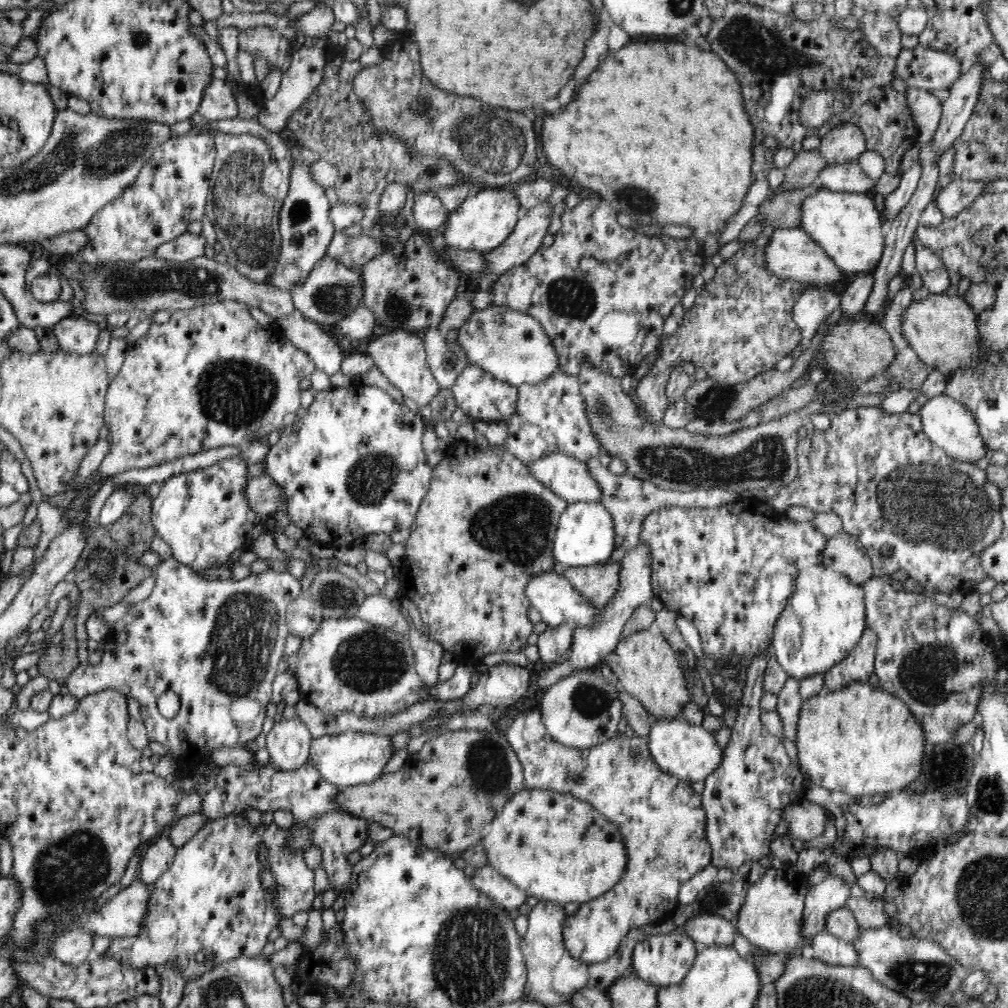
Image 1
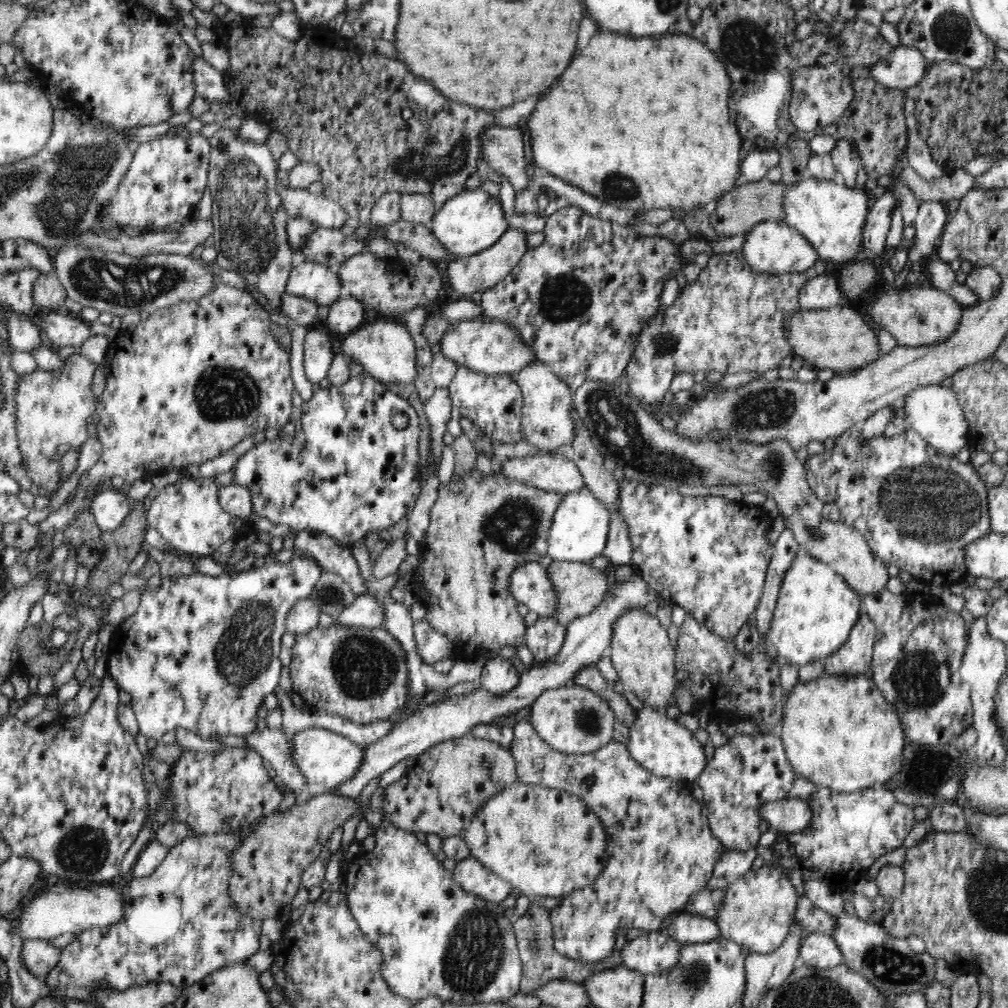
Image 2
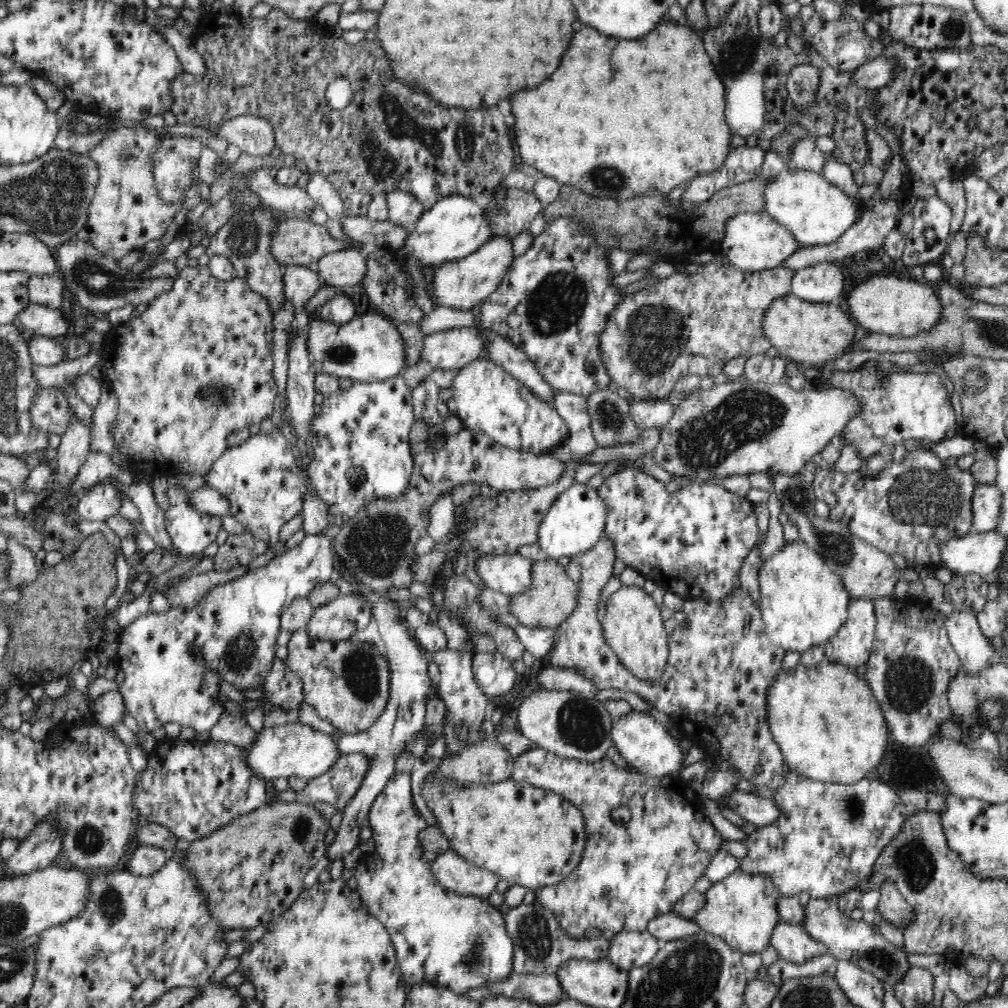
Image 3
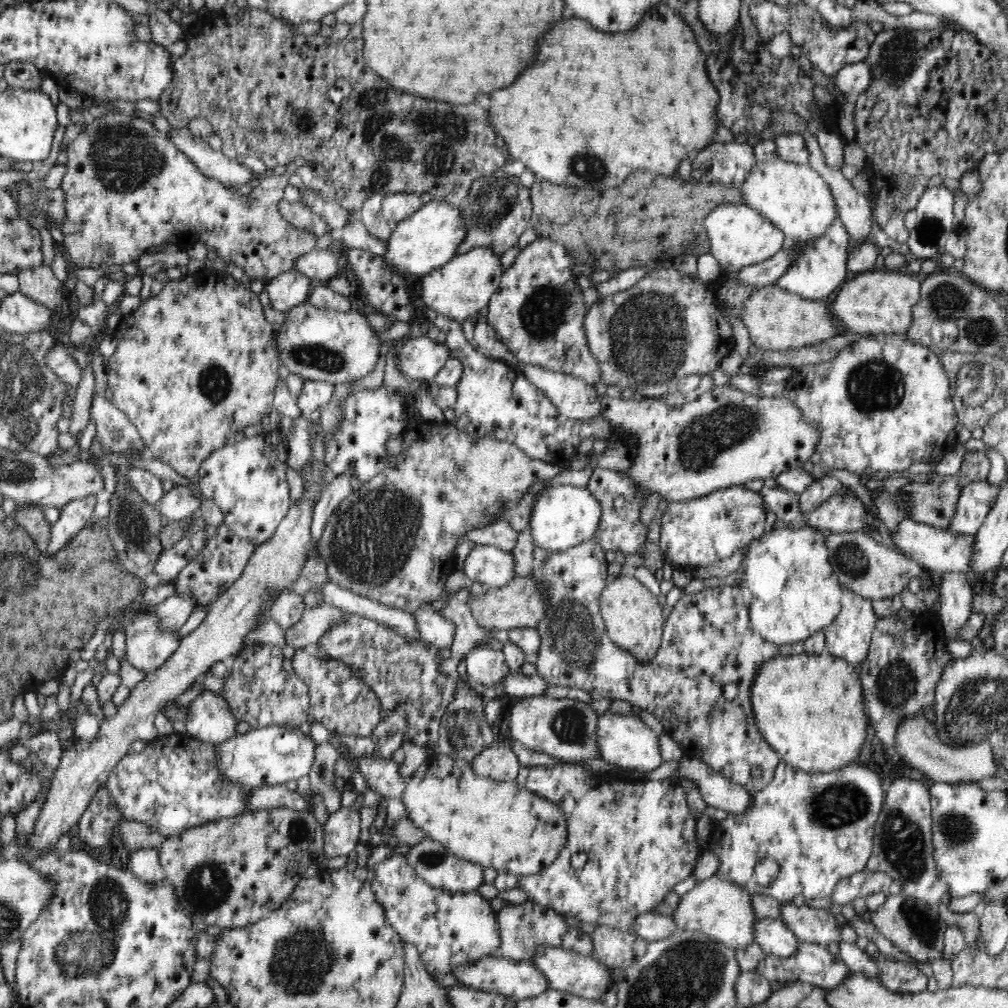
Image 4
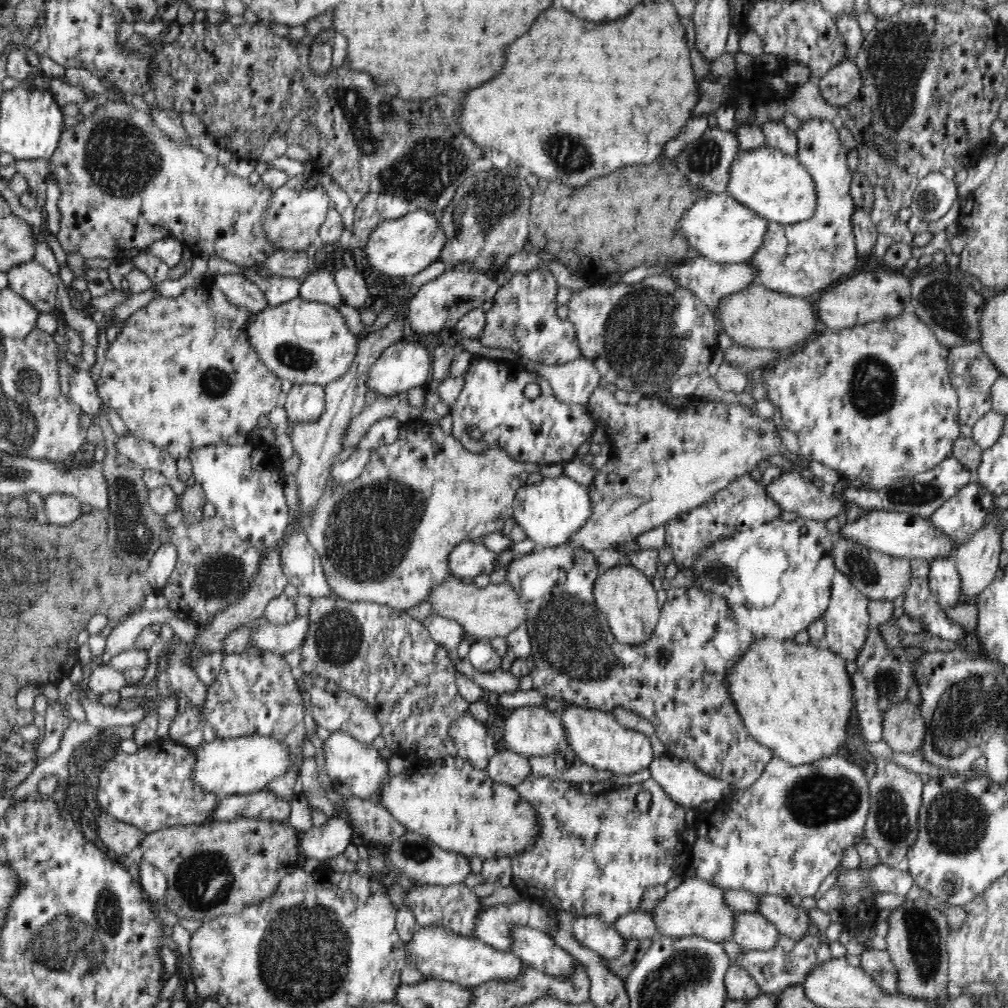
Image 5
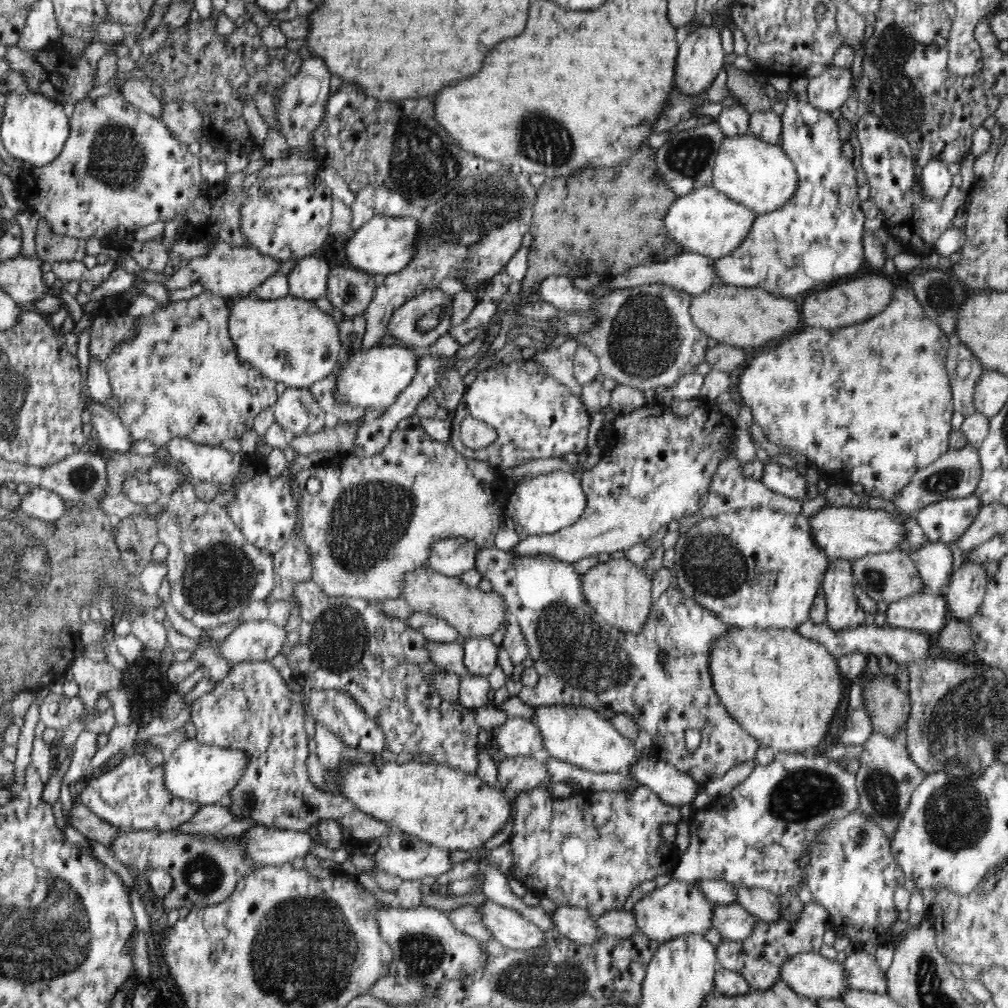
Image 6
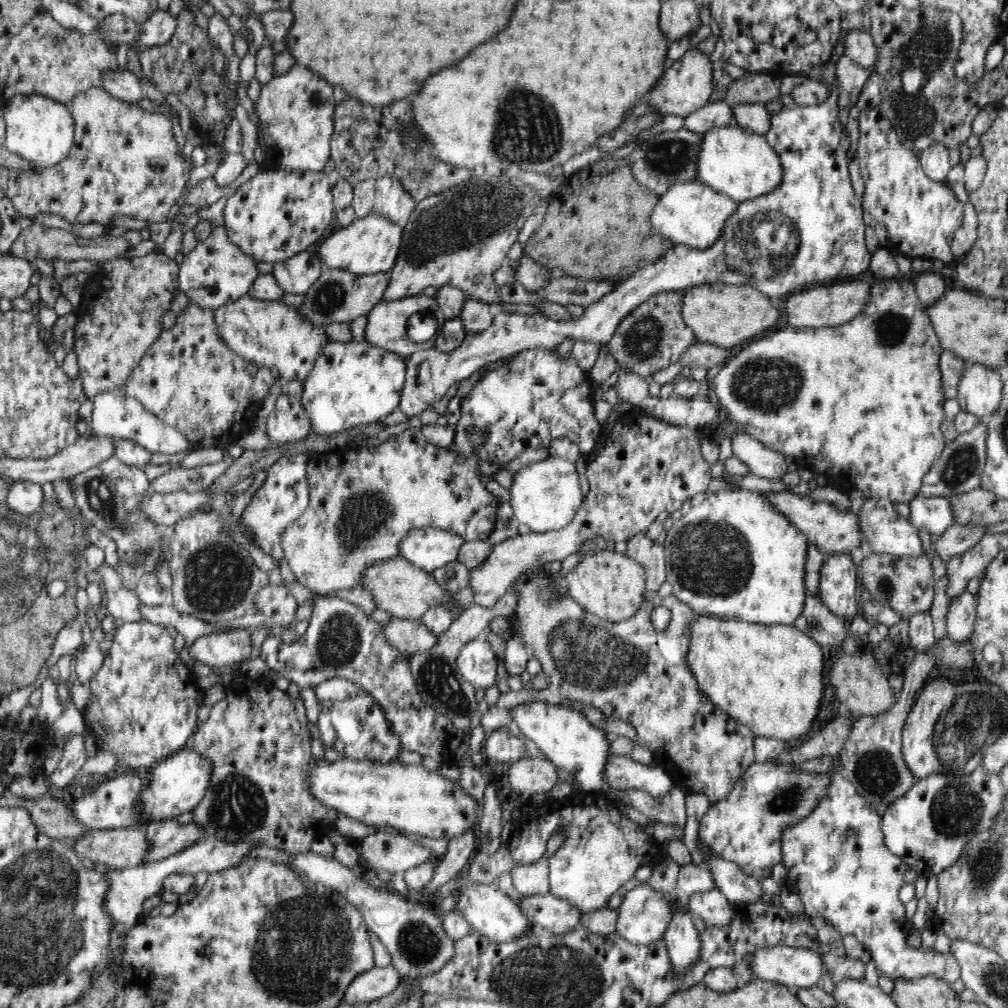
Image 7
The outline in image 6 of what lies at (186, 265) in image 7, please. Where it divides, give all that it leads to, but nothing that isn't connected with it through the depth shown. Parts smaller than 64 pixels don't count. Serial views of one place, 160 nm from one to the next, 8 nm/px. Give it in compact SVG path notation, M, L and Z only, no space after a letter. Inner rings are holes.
M213 240L208 244L209 253L205 257L190 258L186 266L174 271L161 284L168 290L189 287L192 283L200 283L204 290L219 298L230 299L242 296L242 298L252 294L253 290L262 284L262 281L274 276L280 270L280 262L270 258L268 255L255 250L254 247L237 246L226 240Z

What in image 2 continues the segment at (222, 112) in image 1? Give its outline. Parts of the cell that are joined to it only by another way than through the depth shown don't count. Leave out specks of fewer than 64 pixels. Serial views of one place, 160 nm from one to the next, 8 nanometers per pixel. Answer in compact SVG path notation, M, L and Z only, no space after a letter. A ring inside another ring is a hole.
M195 56L194 62L192 62L192 72L195 92L198 95L208 97L209 100L223 101L227 99L227 92L223 88L223 78L220 71L214 69L203 58Z

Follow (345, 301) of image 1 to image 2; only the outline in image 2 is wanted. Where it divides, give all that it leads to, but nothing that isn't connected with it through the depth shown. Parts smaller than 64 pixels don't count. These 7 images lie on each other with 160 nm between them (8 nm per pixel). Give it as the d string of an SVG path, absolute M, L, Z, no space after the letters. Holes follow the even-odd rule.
M308 260L290 270L285 291L292 296L313 300L320 308L332 306L345 295L339 286L335 267Z

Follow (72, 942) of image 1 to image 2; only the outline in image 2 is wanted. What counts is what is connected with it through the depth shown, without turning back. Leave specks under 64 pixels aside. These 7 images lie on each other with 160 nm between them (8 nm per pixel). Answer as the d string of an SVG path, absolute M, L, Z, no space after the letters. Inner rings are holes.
M26 939L22 947L24 965L42 980L45 974L54 968L58 954L59 948L56 948L49 939Z

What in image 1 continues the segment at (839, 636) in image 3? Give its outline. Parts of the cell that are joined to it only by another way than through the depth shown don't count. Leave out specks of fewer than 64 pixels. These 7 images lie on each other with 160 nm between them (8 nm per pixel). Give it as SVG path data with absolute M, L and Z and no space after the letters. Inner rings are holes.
M867 627L843 660L823 674L824 689L838 689L851 681L868 681L870 674L875 672L876 646L876 633Z

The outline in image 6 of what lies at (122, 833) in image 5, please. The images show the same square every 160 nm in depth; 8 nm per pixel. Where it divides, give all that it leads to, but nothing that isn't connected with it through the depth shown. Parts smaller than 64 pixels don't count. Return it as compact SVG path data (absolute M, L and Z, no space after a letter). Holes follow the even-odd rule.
M82 803L71 808L69 814L71 825L88 840L102 842L108 846L111 838L120 832L118 828L110 826L110 823L102 822L98 816L90 816L90 812L86 812L86 805L82 806Z

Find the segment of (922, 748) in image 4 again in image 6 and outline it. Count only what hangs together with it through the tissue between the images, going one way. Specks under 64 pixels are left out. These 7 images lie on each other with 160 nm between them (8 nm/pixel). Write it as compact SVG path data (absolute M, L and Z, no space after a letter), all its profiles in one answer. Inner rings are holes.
M884 674L872 678L862 694L863 706L870 715L872 728L880 733L891 735L902 725L906 725L907 713L910 712L908 692L902 692L891 677Z

